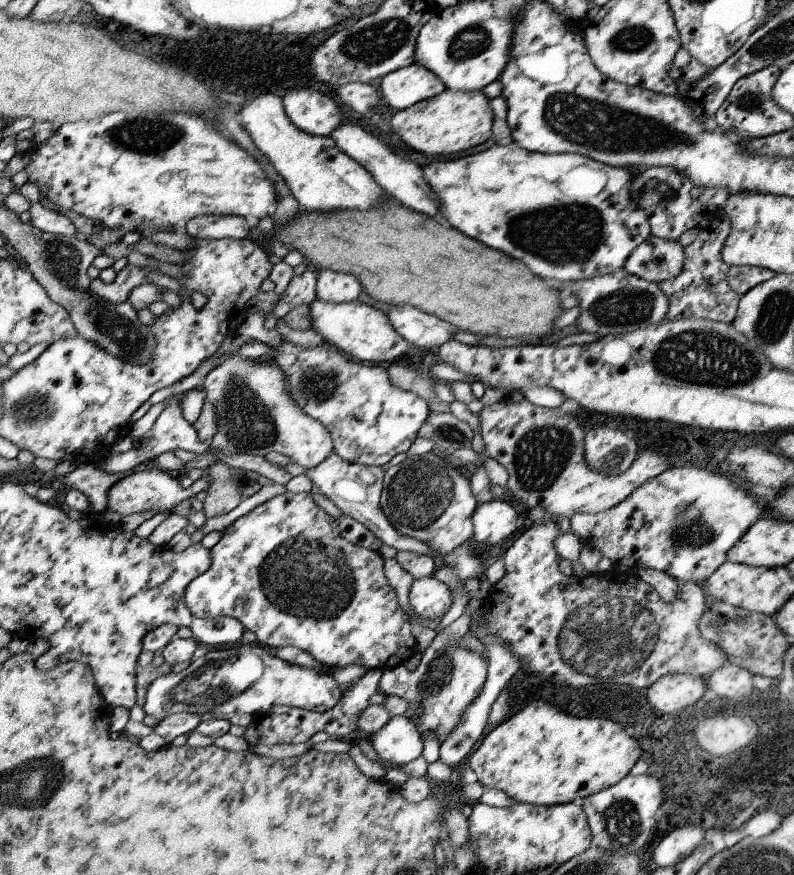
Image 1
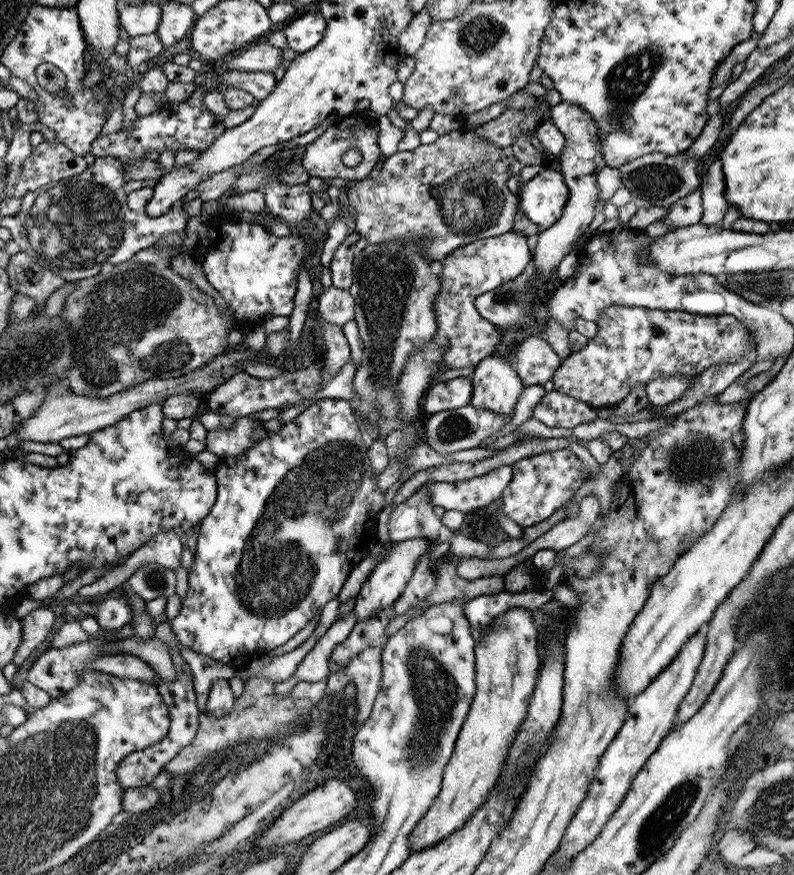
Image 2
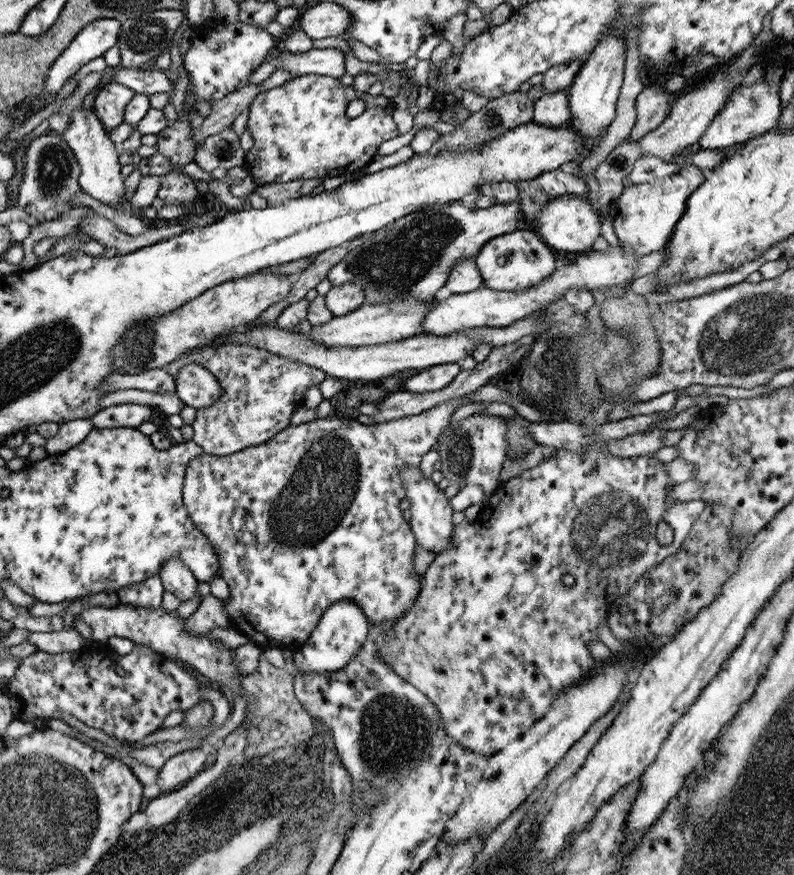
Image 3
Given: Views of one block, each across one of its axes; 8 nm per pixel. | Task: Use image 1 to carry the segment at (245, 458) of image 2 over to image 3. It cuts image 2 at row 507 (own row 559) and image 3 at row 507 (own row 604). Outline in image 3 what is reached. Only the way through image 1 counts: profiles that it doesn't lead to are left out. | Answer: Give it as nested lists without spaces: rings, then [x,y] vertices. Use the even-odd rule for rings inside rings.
[[[469,392],[465,396],[459,398],[451,398],[449,402],[437,404],[421,414],[415,416],[405,416],[399,420],[391,420],[391,422],[383,422],[383,424],[375,424],[375,426],[363,426],[359,424],[355,418],[343,418],[343,416],[329,416],[329,418],[319,418],[313,422],[305,422],[299,426],[287,426],[285,430],[277,432],[277,436],[269,438],[265,444],[259,446],[251,446],[251,448],[243,448],[241,452],[235,452],[231,456],[201,456],[201,458],[191,458],[187,470],[185,470],[185,480],[183,480],[183,488],[181,488],[181,500],[185,510],[189,512],[189,518],[195,522],[195,526],[209,538],[209,542],[215,546],[217,550],[217,576],[223,578],[227,582],[227,588],[231,592],[231,600],[223,602],[227,608],[227,614],[231,618],[229,626],[233,630],[239,630],[247,636],[249,642],[255,642],[259,646],[265,648],[281,648],[281,650],[291,650],[295,652],[297,646],[305,644],[305,640],[309,638],[309,634],[315,630],[319,618],[323,616],[323,612],[341,600],[353,600],[361,612],[365,614],[369,626],[375,624],[383,624],[387,620],[401,620],[403,616],[407,616],[413,606],[415,606],[415,598],[419,596],[419,576],[413,572],[411,566],[411,556],[415,556],[415,538],[411,532],[409,522],[403,520],[403,510],[399,510],[401,500],[405,498],[405,488],[403,488],[403,476],[399,476],[399,472],[403,468],[407,470],[415,470],[421,464],[421,458],[425,454],[429,454],[429,450],[435,446],[437,438],[441,436],[441,432],[445,432],[445,428],[451,424],[451,412],[455,408],[461,406],[463,398],[471,398],[475,392]]]

